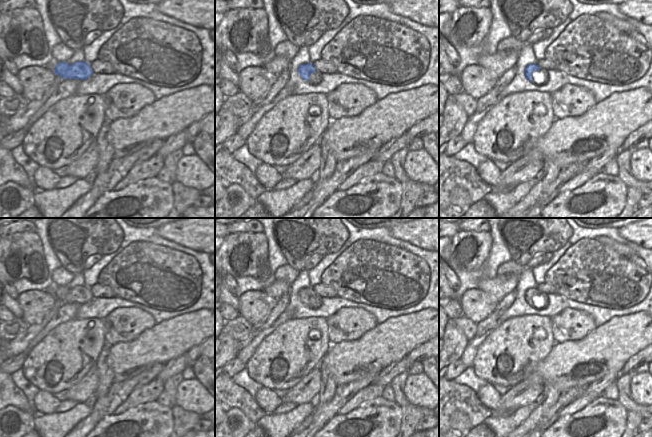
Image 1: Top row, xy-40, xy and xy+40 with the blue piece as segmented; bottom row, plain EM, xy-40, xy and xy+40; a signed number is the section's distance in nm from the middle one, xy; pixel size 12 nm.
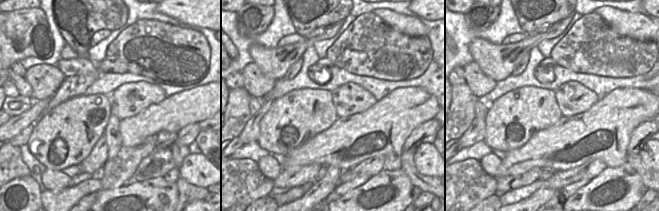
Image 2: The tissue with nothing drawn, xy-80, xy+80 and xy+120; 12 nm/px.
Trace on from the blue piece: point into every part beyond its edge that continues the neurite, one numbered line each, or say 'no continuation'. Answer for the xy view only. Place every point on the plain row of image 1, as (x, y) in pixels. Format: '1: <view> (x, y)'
1: xy (315, 302)

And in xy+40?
1: xy+40 (540, 301)

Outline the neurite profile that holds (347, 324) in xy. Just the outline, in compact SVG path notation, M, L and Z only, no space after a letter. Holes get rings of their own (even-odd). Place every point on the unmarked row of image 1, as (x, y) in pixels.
M352 307L341 308L326 320L331 344L358 340L365 332L377 325L373 314L362 308Z

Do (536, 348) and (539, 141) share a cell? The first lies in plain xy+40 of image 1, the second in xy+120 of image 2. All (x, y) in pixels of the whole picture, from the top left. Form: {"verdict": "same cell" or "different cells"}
{"verdict": "different cells"}

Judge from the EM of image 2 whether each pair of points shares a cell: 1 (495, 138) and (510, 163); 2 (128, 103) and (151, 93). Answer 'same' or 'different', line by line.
1: different
2: same

